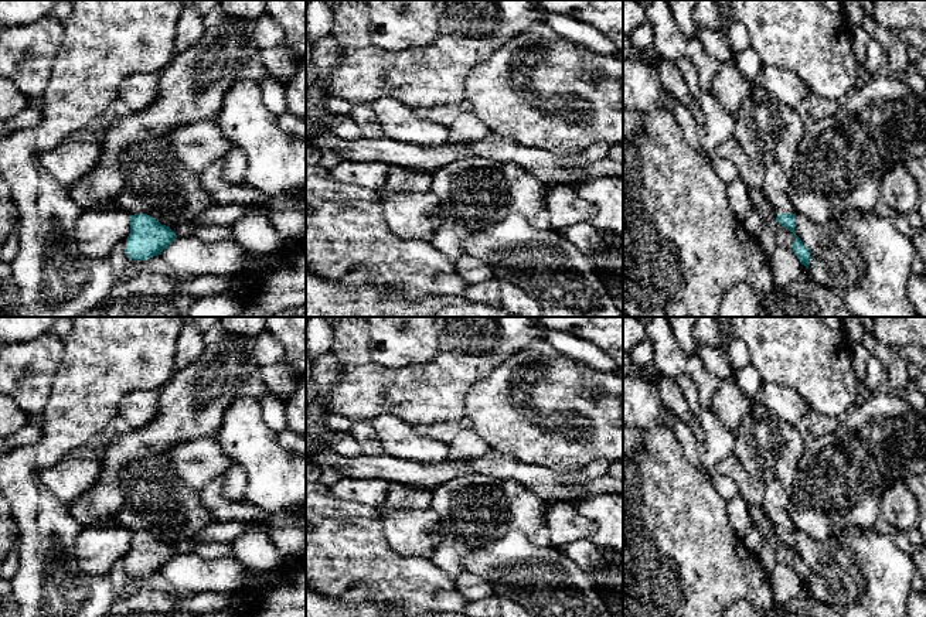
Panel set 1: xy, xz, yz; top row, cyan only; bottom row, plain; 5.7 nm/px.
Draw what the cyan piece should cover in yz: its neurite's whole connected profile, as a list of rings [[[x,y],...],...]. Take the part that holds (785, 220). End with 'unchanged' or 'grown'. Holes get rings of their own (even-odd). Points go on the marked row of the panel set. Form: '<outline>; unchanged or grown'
[[[773,163],[766,167],[765,183],[760,190],[765,198],[776,209],[776,221],[793,233],[793,252],[800,263],[808,269],[811,256],[794,231],[796,211],[789,198],[789,184],[789,175],[783,171],[782,166]]]; grown

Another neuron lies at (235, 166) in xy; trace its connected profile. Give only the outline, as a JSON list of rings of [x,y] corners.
[[[234,146],[227,157],[221,170],[221,177],[229,184],[242,184],[248,170],[248,154],[242,147]]]

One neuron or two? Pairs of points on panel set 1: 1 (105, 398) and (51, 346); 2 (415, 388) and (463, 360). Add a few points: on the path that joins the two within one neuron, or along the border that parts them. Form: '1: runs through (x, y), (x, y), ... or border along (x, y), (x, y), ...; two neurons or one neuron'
1: border along (63, 340), (63, 360), (50, 387); two neurons
2: runs through (426, 388), (435, 388), (452, 371); one neuron

